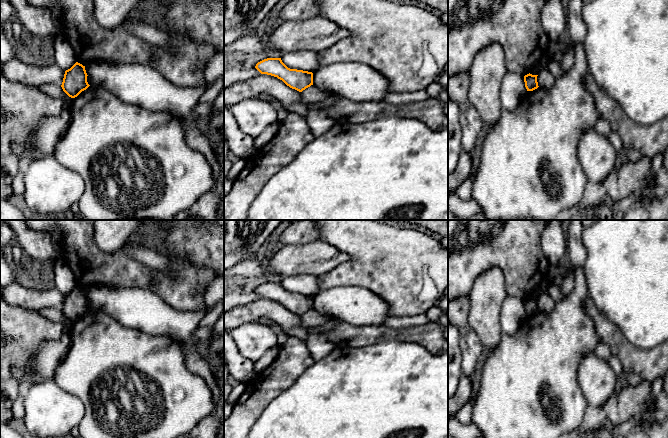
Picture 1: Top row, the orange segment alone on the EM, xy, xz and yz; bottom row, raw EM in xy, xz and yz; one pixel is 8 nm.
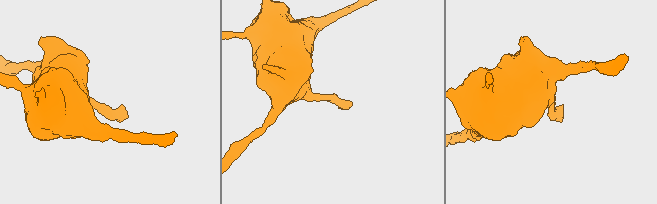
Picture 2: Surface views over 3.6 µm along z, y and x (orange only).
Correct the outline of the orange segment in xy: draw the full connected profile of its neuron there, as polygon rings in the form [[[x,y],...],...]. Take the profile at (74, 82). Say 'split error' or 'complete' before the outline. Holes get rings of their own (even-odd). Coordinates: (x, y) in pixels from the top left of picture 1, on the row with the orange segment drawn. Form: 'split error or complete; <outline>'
complete; [[[76,62],[70,69],[65,71],[62,89],[71,98],[77,97],[90,85],[87,82],[85,66]]]

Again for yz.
complete; [[[530,73],[524,76],[524,82],[527,91],[533,91],[539,87],[537,82],[537,76],[538,75],[532,75]]]

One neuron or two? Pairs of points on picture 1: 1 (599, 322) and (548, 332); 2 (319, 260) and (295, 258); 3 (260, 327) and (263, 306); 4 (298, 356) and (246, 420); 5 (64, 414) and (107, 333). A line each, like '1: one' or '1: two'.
1: two
2: one
3: two
4: one
5: two

